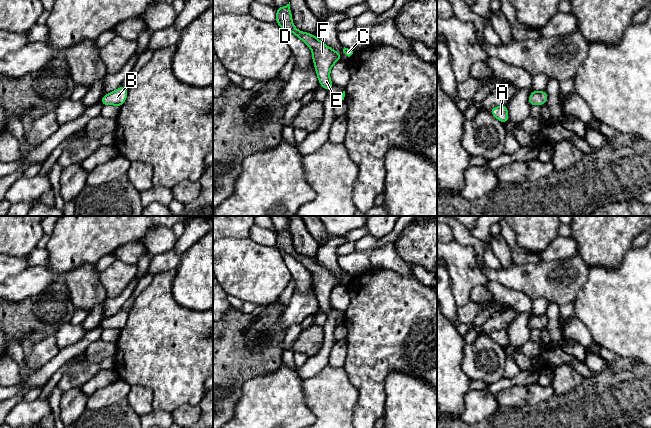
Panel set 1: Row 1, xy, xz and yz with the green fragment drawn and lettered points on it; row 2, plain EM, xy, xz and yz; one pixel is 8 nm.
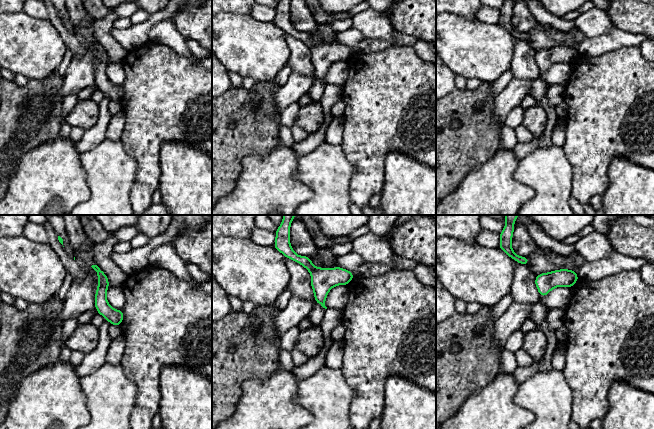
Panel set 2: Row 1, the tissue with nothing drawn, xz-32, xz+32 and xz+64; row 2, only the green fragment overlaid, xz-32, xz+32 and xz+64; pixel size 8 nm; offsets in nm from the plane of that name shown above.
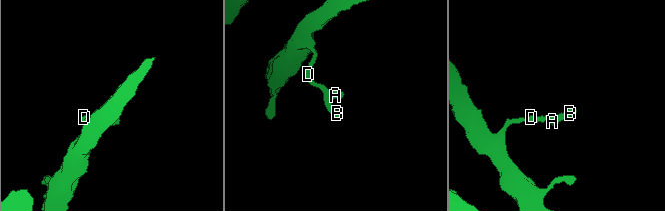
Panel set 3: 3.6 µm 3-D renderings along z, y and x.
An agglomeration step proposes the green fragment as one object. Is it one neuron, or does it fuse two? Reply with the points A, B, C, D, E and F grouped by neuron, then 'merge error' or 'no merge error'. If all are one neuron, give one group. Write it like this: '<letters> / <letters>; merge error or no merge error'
A B C D E F; no merge error

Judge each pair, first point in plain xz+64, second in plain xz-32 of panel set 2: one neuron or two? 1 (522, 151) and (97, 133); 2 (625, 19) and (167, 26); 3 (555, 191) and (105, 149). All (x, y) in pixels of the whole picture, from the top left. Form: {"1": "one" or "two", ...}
{"1": "one", "2": "two", "3": "one"}

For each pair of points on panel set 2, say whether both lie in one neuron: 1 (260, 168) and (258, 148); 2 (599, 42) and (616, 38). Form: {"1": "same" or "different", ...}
{"1": "different", "2": "same"}

